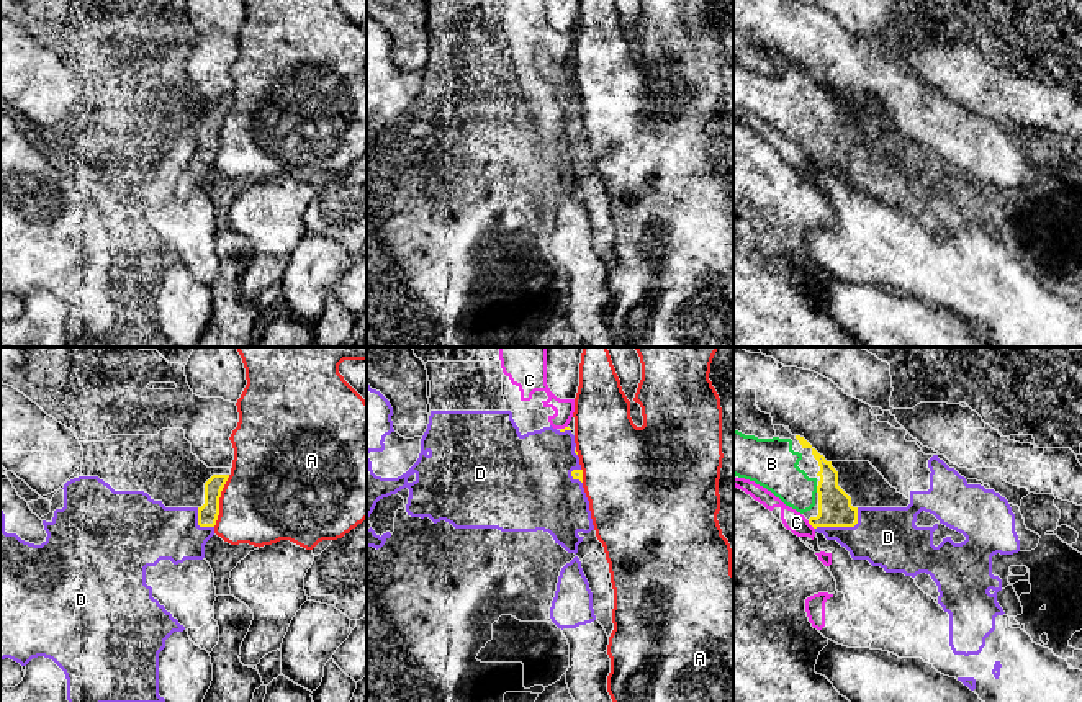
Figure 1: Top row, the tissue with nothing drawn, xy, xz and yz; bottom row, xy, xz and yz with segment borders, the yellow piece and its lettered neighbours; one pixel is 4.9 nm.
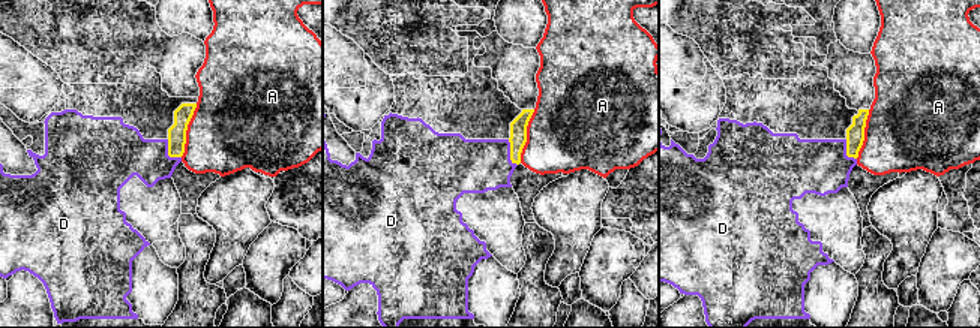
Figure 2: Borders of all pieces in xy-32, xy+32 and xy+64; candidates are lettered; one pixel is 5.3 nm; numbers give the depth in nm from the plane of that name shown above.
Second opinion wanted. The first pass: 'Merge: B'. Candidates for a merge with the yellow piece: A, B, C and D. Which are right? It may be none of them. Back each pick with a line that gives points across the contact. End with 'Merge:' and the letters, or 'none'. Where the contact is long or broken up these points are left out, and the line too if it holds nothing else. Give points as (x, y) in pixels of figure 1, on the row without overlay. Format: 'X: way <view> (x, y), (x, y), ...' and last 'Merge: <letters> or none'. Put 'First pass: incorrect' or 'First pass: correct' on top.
First pass: correct
Merge: B

